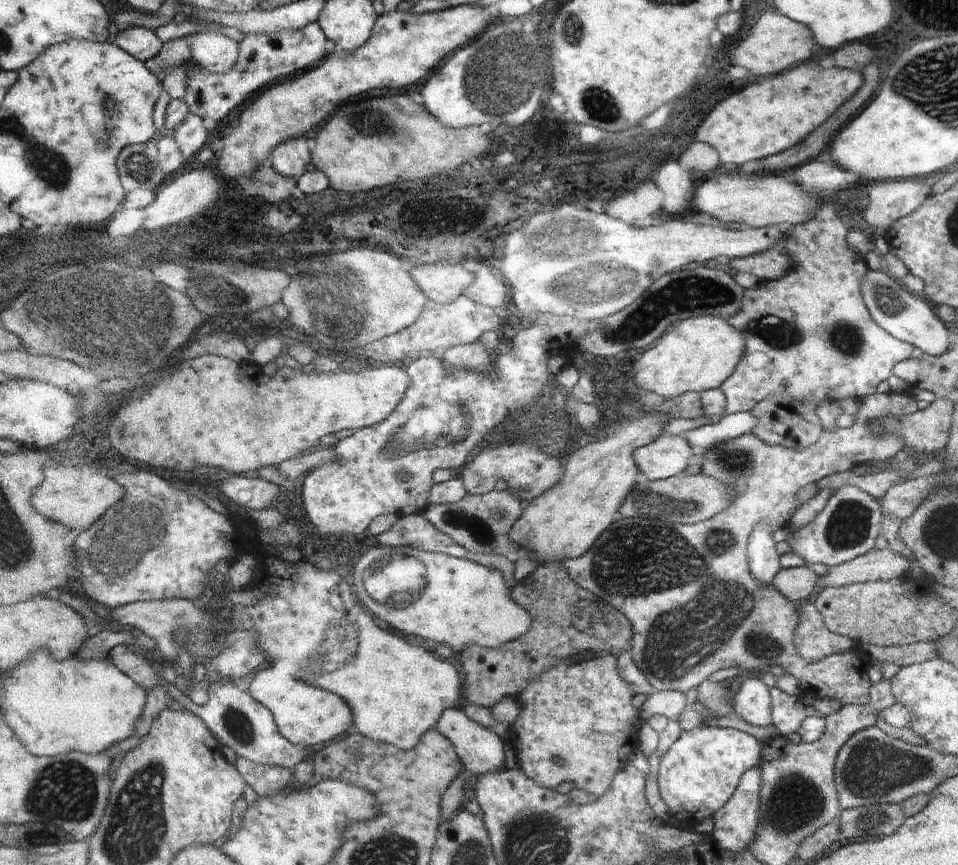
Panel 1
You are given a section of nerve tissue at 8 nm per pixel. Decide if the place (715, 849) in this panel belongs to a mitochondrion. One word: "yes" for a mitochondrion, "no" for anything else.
no

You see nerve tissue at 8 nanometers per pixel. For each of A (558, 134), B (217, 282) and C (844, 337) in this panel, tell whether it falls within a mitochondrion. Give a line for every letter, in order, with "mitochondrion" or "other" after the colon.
A: other
B: mitochondrion
C: mitochondrion

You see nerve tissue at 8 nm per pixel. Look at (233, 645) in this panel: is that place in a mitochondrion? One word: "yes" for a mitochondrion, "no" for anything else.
no

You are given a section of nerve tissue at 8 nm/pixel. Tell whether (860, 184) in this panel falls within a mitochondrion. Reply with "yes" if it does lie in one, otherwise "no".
no

